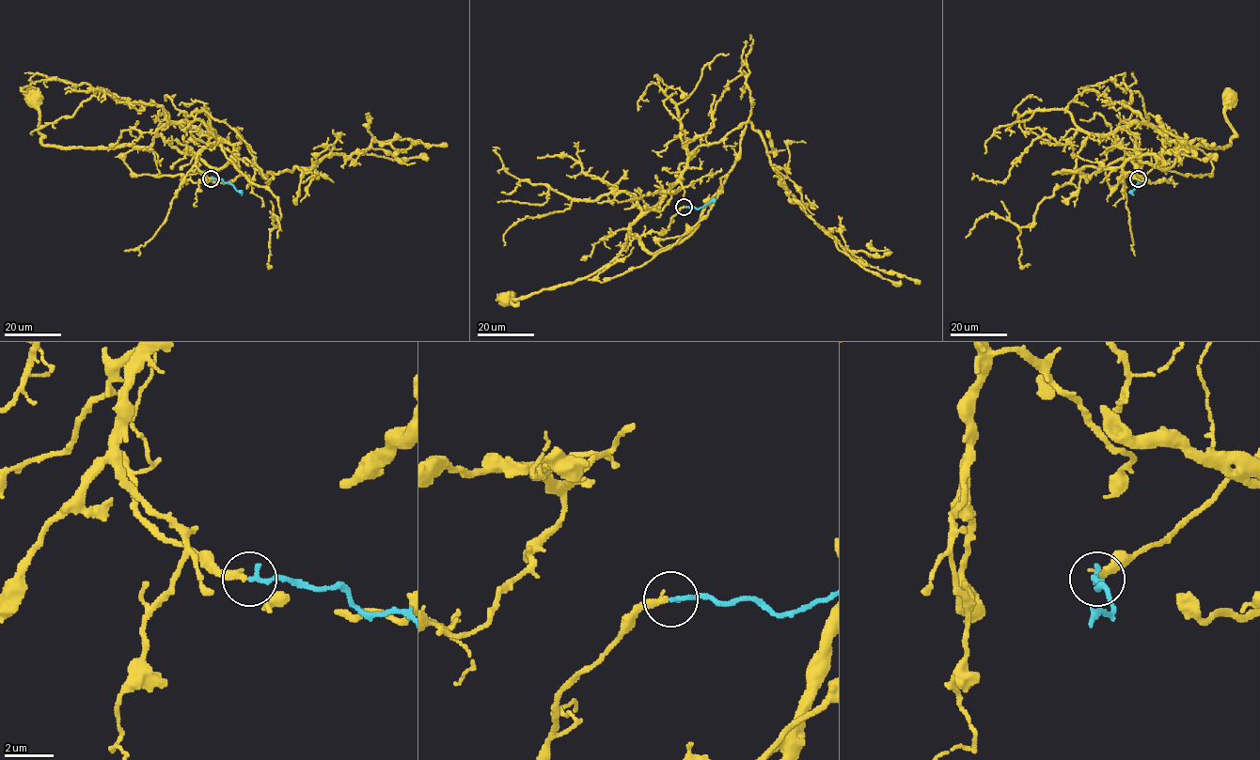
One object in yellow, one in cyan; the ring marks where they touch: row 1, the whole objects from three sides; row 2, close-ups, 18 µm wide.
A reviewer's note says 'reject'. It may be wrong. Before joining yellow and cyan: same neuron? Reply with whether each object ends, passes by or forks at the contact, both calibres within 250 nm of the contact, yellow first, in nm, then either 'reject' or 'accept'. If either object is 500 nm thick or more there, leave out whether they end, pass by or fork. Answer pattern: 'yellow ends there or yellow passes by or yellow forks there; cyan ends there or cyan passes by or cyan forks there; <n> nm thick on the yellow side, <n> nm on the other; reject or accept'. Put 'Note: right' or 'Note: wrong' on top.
Note: wrong
yellow ends there; cyan ends there; 280 nm thick on the yellow side, 240 nm on the other; accept

